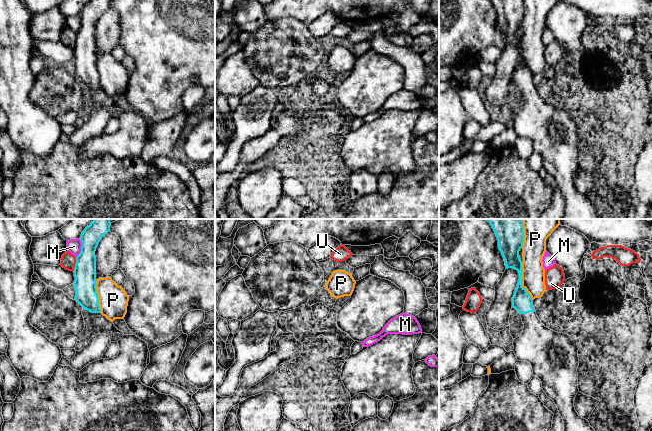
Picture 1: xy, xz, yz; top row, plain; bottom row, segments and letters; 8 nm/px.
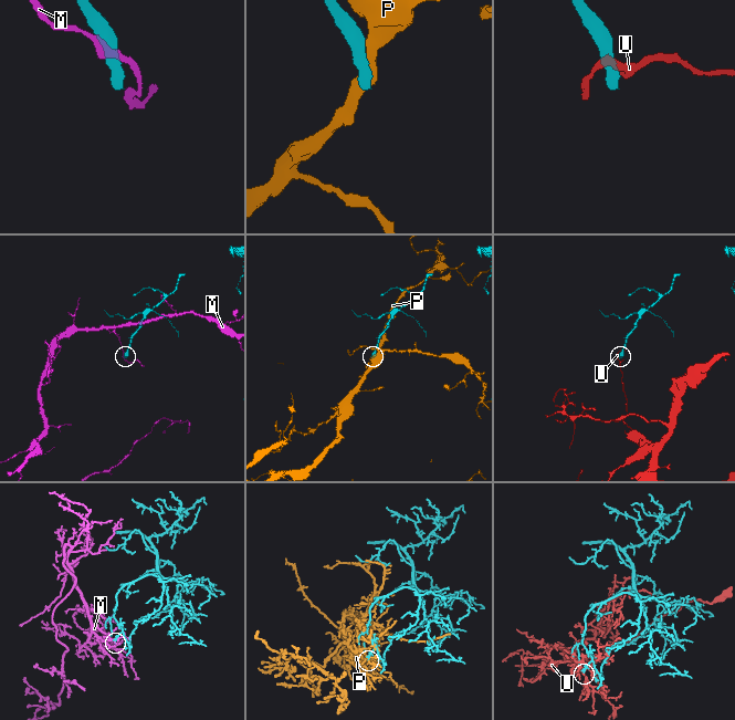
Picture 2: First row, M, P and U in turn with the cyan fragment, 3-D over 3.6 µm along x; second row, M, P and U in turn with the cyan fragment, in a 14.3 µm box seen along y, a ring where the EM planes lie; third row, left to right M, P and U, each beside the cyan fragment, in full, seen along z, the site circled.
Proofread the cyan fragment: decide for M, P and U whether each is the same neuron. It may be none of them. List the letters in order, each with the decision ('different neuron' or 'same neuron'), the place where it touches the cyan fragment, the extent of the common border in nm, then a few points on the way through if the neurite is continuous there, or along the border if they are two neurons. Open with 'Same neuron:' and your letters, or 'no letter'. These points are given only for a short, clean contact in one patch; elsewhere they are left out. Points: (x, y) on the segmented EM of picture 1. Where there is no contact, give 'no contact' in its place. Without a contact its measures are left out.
Same neuron: no letter
M: different neuron | xy (81, 248) | 160 nm
P: different neuron | yz (521, 281) | 320 nm
U: different neuron | xy (75, 264) | 120 nm | along xy (76, 257), (73, 271)

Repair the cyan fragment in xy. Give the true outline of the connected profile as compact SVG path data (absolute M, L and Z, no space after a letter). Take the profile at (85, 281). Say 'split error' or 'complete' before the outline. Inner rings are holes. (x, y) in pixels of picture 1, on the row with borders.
complete; M94 219L81 234L81 252L74 268L75 300L91 313L101 313L96 288L96 248L102 237L110 231L110 219Z

